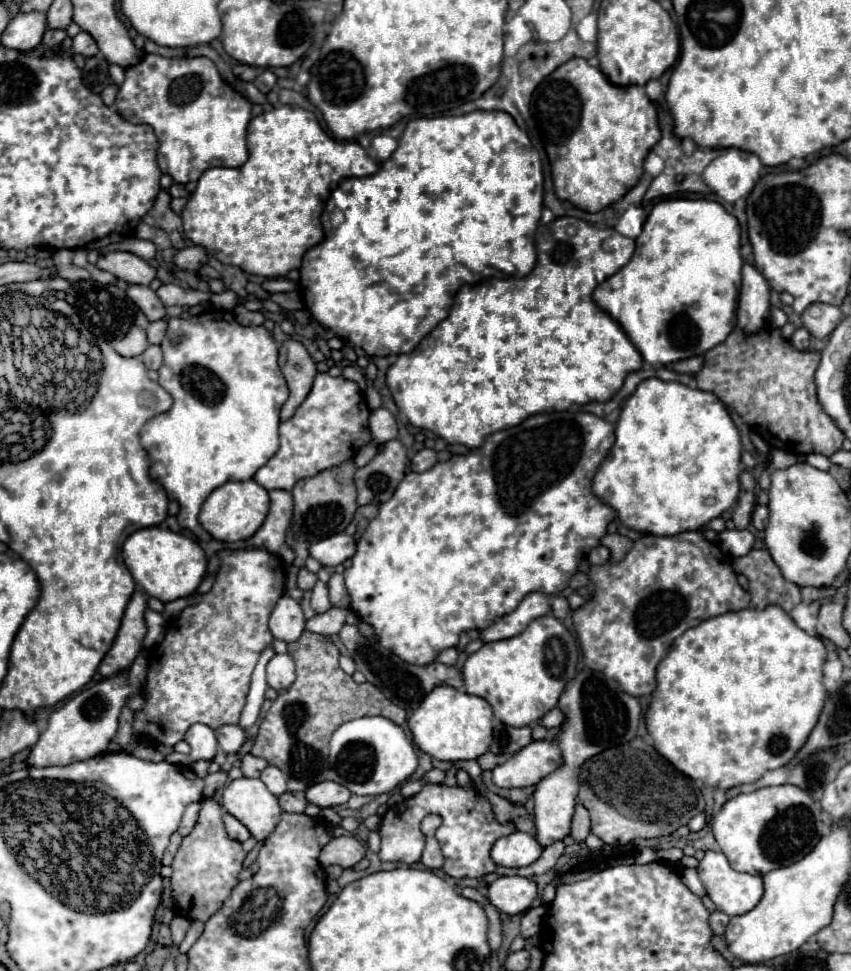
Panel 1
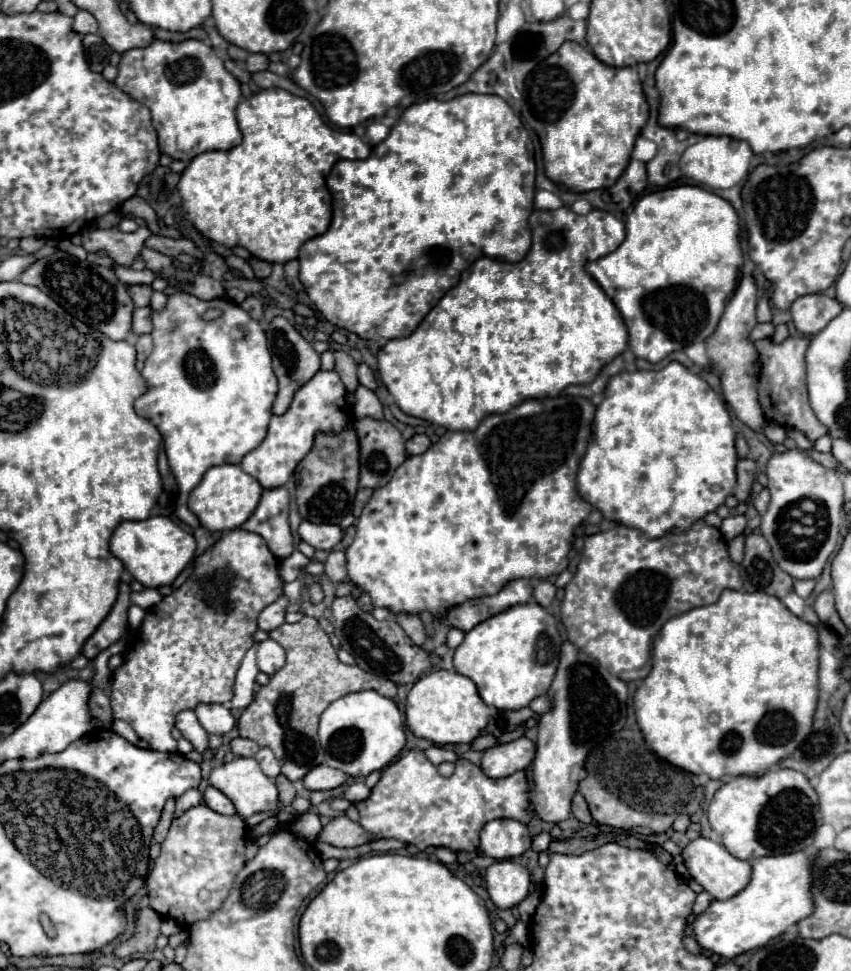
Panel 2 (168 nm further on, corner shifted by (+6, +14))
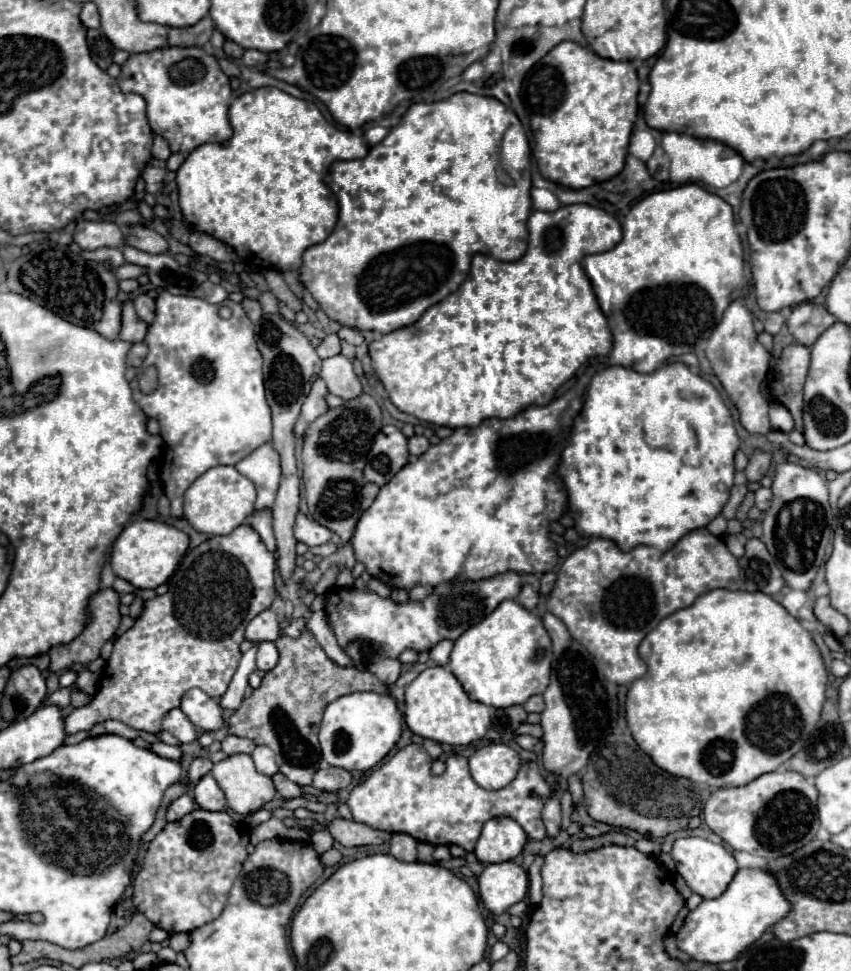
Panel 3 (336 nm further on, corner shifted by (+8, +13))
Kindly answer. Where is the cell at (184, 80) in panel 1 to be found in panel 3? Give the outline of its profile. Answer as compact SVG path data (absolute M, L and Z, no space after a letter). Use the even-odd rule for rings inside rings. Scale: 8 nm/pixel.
M164 48L146 54L132 54L122 64L118 78L122 92L136 92L146 100L150 128L164 136L172 152L190 154L206 142L226 142L232 136L228 106L232 88L218 60L202 48Z

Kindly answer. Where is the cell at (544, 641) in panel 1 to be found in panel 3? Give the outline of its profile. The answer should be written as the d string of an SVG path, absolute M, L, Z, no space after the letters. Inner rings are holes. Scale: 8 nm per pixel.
M504 600L490 616L486 616L482 622L474 624L470 630L466 630L452 648L450 654L450 670L462 684L464 692L470 696L470 700L494 706L494 708L506 708L524 704L530 696L542 694L550 682L550 662L552 662L552 642L542 626L542 620L528 612L524 606L520 606L514 600Z

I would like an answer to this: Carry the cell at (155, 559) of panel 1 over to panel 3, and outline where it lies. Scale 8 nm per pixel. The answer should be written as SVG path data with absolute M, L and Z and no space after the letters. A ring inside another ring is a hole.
M144 518L132 520L124 526L124 530L120 532L120 536L112 546L110 566L118 578L128 580L138 590L158 588L172 576L178 562L186 554L188 544L190 544L188 536L174 526L168 526L158 520L144 520Z

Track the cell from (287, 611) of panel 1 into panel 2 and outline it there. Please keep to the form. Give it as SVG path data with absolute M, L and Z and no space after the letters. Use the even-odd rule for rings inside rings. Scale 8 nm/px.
M282 593L272 605L268 605L260 617L258 617L258 629L262 631L272 631L276 627L280 627L284 623L284 617L286 617L286 609L288 609L288 597Z

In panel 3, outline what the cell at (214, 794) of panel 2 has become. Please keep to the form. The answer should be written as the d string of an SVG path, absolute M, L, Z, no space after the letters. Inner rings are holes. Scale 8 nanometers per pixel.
M206 774L196 786L194 786L194 800L202 810L226 810L226 796L220 790L218 782L212 774Z

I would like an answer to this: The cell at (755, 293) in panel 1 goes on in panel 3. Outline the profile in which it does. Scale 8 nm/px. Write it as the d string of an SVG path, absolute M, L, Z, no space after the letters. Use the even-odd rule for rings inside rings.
M736 300L724 312L722 322L716 326L714 334L708 340L706 356L714 368L714 374L722 382L724 390L728 392L732 404L740 412L740 424L754 434L766 434L772 430L768 420L768 402L760 394L760 382L768 374L768 360L770 354L758 342L756 332L752 328L752 314L746 310L742 300Z

